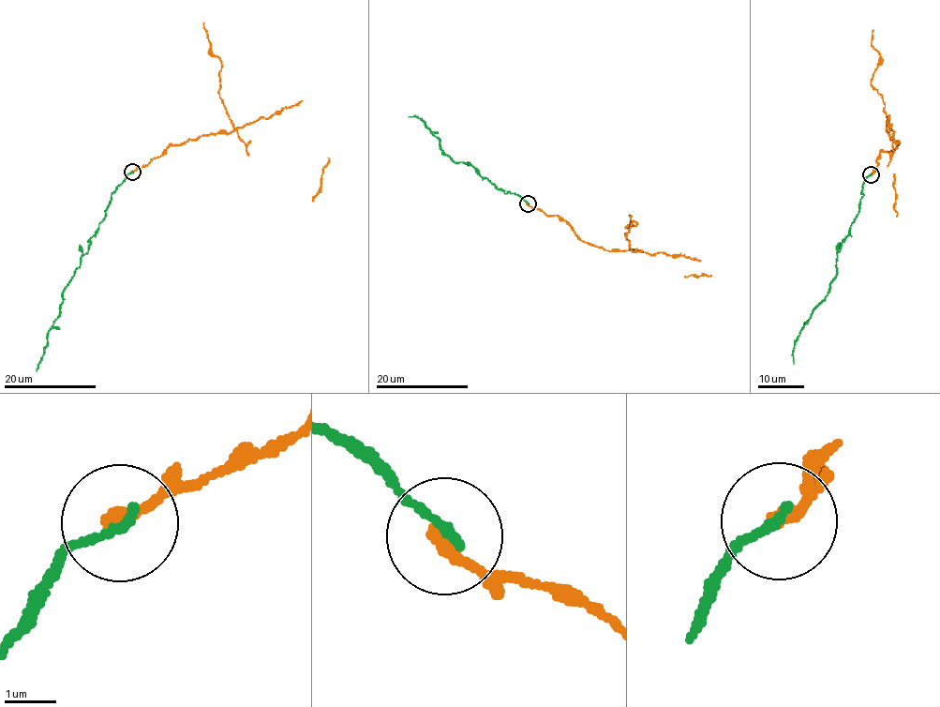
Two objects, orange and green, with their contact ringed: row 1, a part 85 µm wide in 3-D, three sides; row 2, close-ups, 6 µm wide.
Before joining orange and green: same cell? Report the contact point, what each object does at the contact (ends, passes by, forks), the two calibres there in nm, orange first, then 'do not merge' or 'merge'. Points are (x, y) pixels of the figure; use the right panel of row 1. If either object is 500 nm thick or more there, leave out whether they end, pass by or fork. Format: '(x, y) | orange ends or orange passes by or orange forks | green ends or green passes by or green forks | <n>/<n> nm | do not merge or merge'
(871, 174) | orange ends | green ends | 300/200 nm | do not merge

